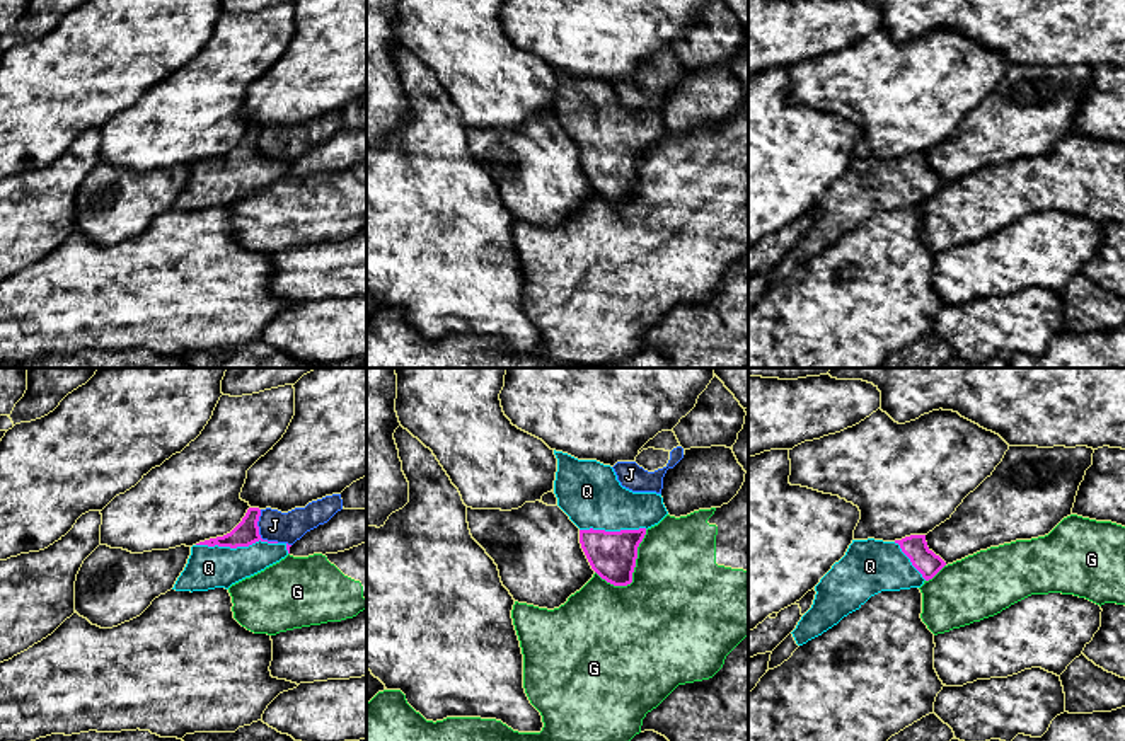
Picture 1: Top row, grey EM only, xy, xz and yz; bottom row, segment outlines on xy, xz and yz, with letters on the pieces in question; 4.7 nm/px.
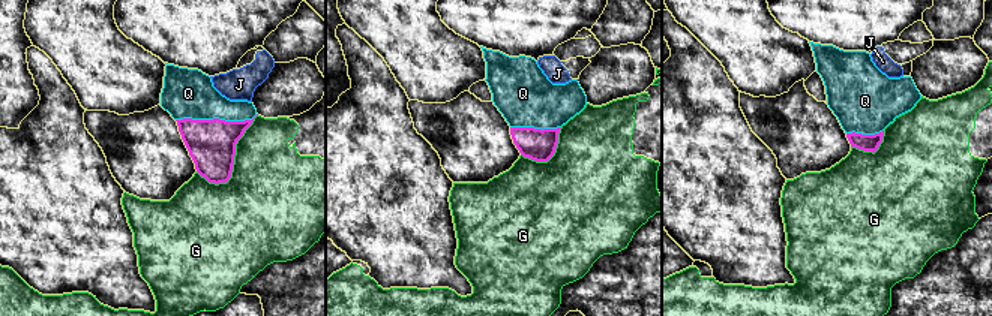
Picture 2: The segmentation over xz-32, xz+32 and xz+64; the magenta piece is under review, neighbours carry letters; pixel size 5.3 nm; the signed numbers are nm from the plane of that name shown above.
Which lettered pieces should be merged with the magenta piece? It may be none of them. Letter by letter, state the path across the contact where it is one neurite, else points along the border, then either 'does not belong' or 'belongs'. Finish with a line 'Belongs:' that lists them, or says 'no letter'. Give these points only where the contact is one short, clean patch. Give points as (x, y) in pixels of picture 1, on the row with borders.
G: does not belong
J: does not belong
Q: belongs
Belongs: Q

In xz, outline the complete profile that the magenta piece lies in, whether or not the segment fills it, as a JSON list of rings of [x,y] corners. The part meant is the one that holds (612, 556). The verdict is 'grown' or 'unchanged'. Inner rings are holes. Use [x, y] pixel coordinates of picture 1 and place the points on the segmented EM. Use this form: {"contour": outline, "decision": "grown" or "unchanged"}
{"contour": [[[554,455],[557,506],[580,528],[591,569],[614,586],[631,584],[646,530],[668,514],[661,494],[622,487],[614,468],[597,460]]], "decision": "grown"}

